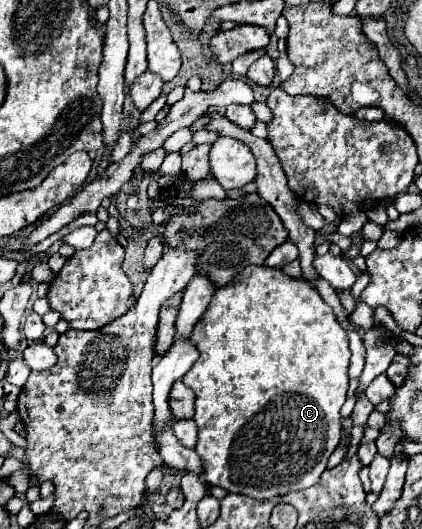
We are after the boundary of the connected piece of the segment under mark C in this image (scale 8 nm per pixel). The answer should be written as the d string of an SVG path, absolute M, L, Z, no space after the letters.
M287 240L287 244L281 244L279 248L275 248L275 252L271 252L271 256L265 260L265 266L247 268L247 272L243 272L243 276L239 276L239 280L233 280L231 284L227 284L215 292L207 312L203 314L199 324L193 328L193 336L191 336L199 350L199 358L191 366L191 370L183 376L183 384L195 392L193 420L197 422L197 428L199 428L199 440L197 440L195 452L199 454L199 458L203 462L205 482L209 486L219 486L231 494L243 494L243 496L251 496L255 500L271 500L275 496L285 496L289 492L303 490L303 488L317 484L323 470L327 468L329 456L333 454L333 450L337 448L337 444L341 440L339 410L347 398L347 386L349 386L349 376L347 376L349 358L351 358L349 336L343 330L343 326L337 322L333 308L323 302L323 298L311 288L311 284L307 280L293 280L293 278L285 276L281 270L277 270L277 268L283 268L285 264L293 262L297 256L299 256L299 252L297 252L295 244L291 244L291 240Z

